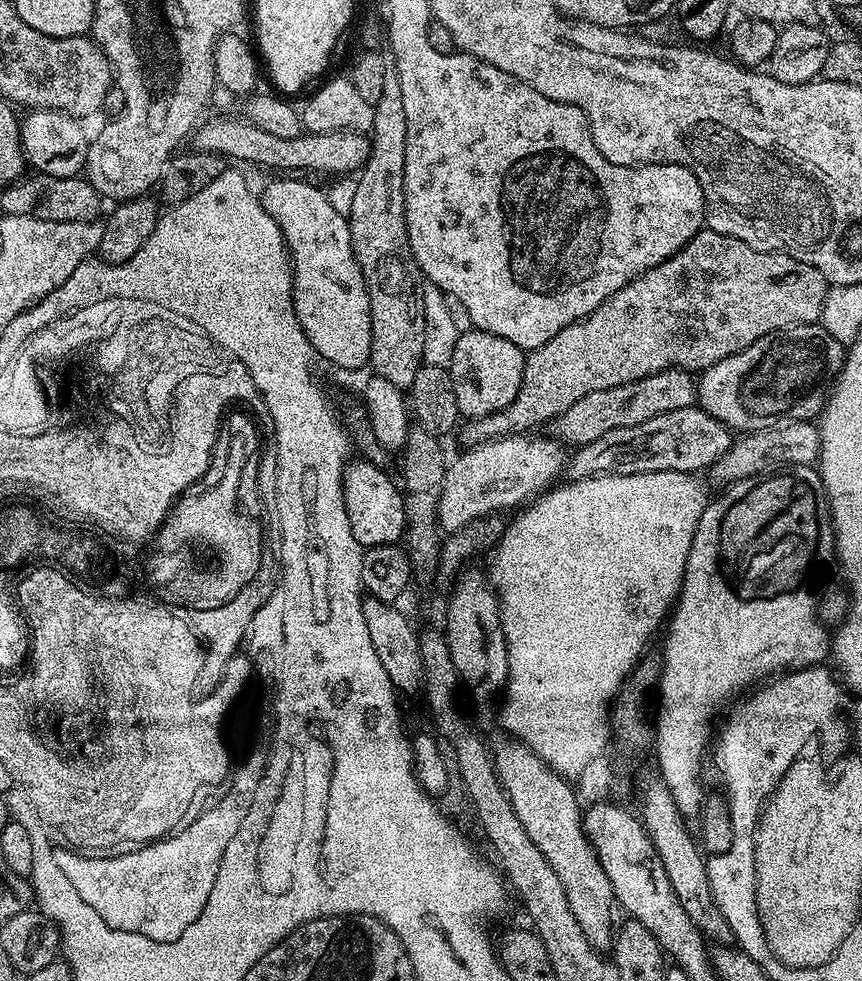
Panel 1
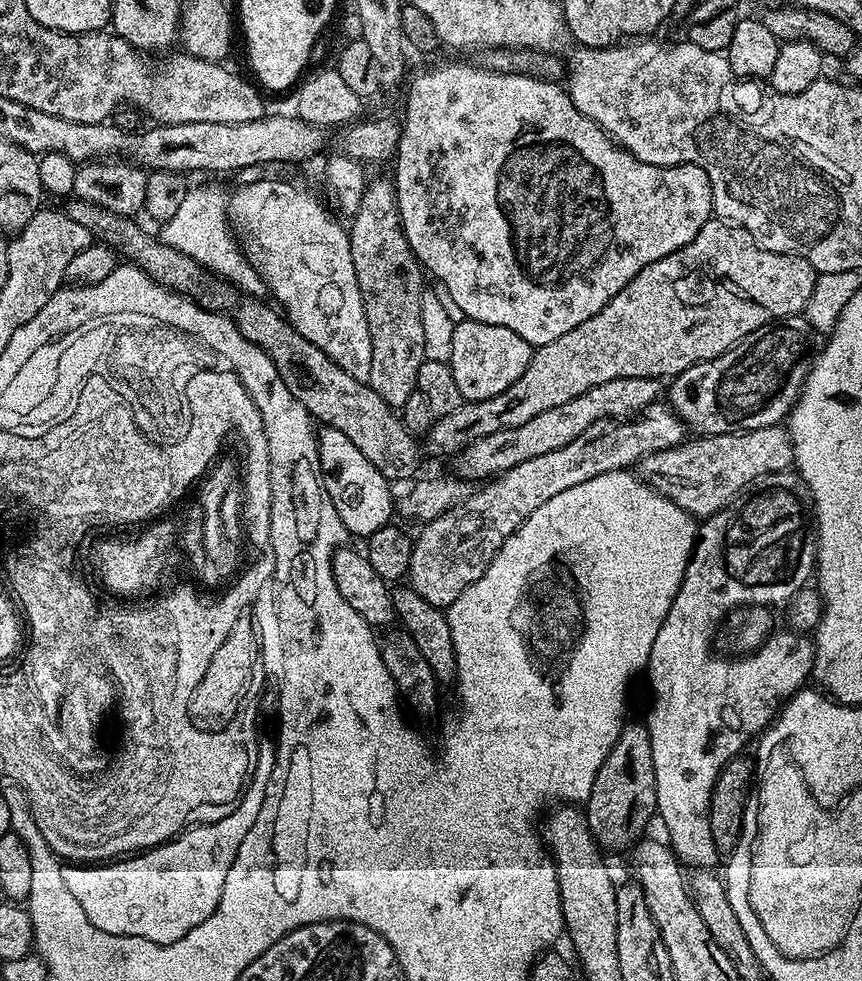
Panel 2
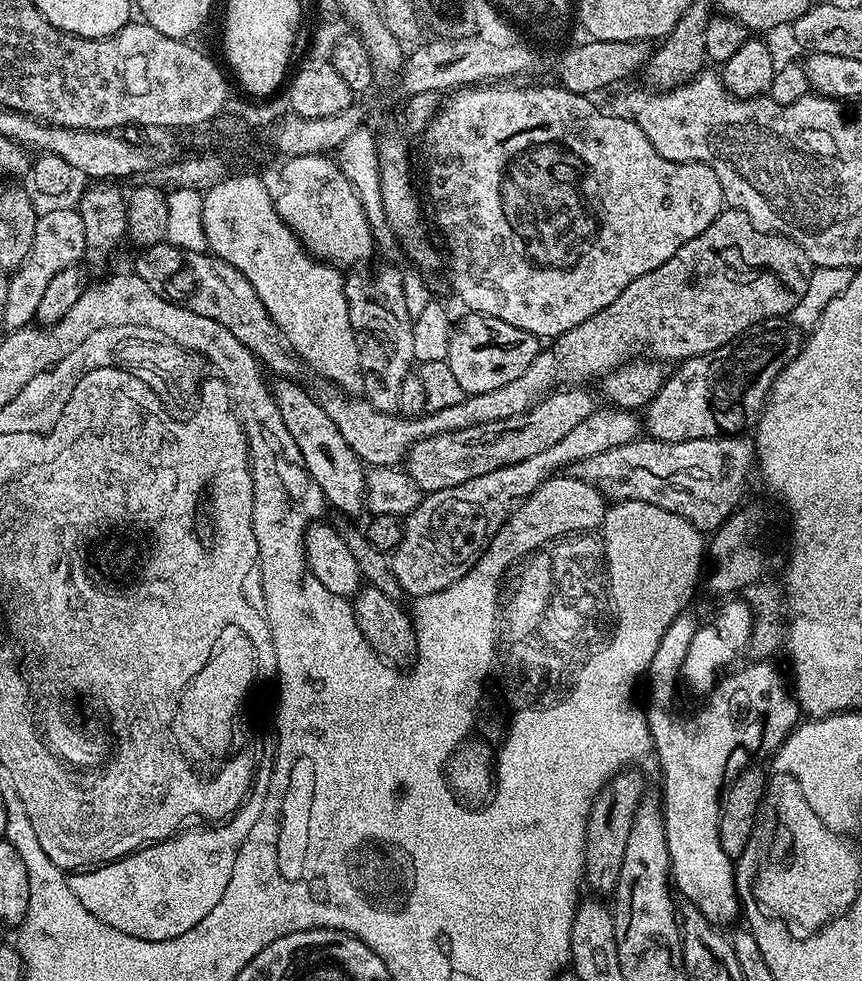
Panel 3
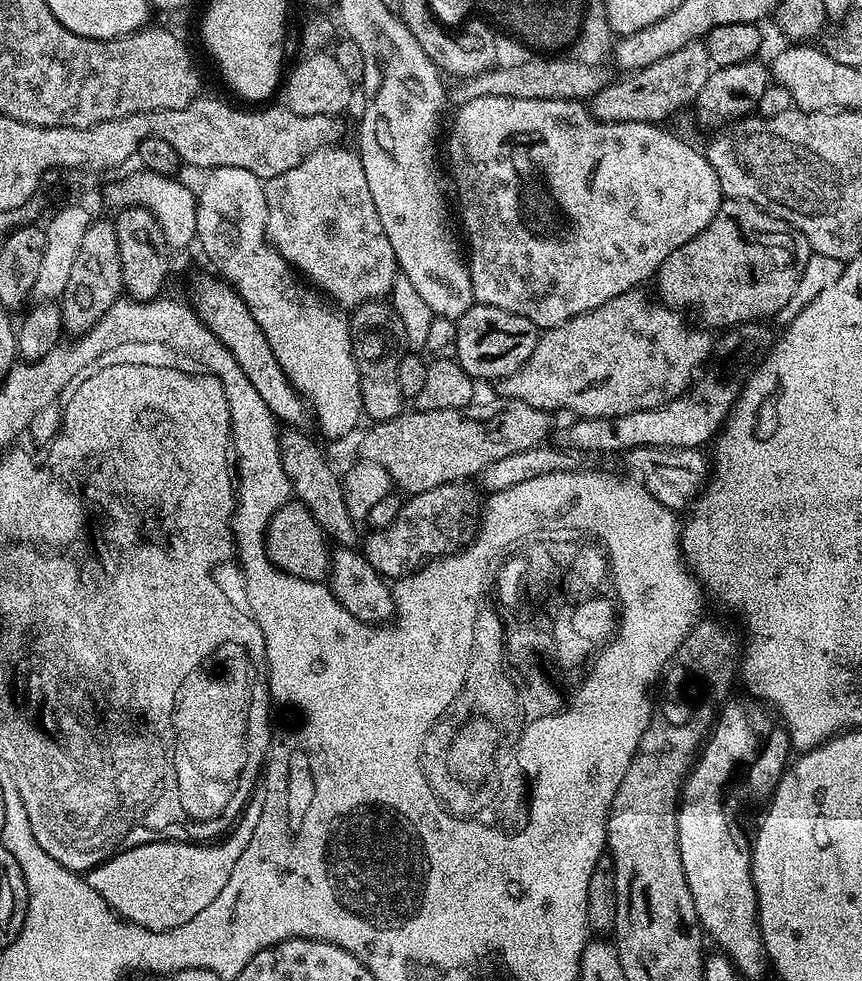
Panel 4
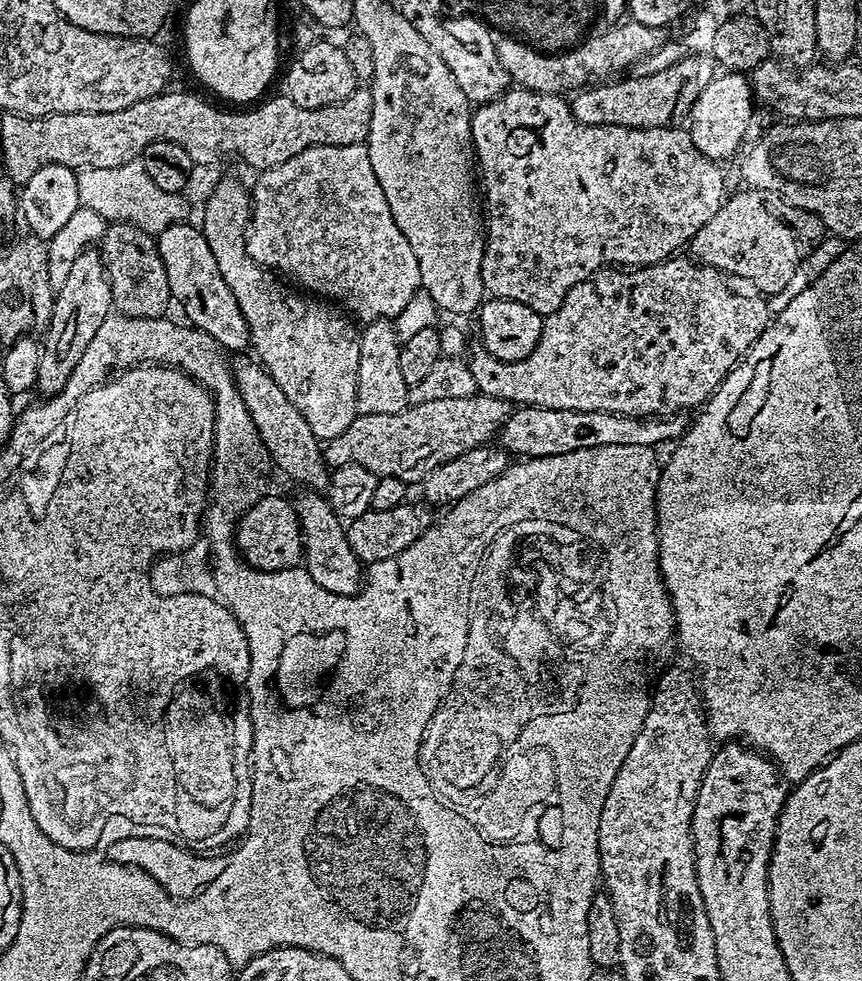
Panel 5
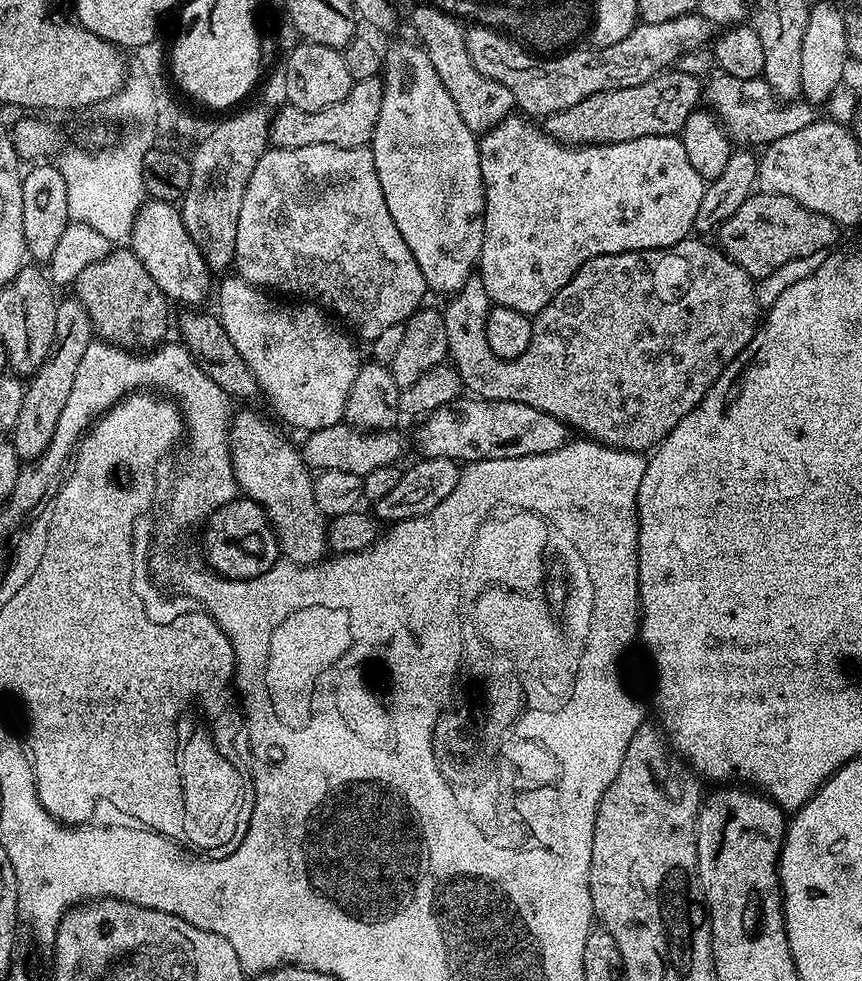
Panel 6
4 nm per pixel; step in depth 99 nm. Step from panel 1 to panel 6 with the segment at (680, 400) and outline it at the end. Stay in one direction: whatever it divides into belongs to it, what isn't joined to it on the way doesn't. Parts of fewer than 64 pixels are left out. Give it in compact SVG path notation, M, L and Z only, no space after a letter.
M341 422L307 433L303 437L302 455L309 469L320 472L346 470L362 478L370 474L370 470L378 470L378 466L396 464L399 461L399 456L404 452L404 440L398 433L396 430L361 430L353 428L347 422Z

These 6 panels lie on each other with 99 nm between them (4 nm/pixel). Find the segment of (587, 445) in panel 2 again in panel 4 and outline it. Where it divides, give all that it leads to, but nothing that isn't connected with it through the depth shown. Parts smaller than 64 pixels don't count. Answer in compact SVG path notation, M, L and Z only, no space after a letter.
M468 482L443 484L434 486L434 490L409 495L390 526L373 528L363 537L362 551L370 566L374 566L381 576L393 578L415 568L423 569L429 560L459 552L476 535L478 513L482 508L481 497L476 497L477 489L470 485Z

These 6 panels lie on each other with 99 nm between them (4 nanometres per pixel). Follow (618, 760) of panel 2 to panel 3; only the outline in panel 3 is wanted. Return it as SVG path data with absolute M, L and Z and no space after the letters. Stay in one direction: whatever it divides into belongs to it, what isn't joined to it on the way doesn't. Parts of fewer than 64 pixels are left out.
M633 770L619 772L609 780L605 788L594 798L586 822L586 846L584 847L584 878L589 893L608 898L615 893L618 878L622 874L622 858L626 858L626 842L630 839L630 826L634 826L636 811L645 799L644 780Z

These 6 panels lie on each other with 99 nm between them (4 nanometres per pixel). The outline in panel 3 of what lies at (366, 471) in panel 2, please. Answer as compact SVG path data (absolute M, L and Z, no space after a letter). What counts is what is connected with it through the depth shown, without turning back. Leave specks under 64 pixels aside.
M280 378L271 385L272 396L276 399L278 410L282 414L282 422L286 422L286 430L294 438L294 444L302 454L305 466L318 485L321 494L329 505L332 504L340 512L348 516L356 516L366 508L364 499L365 465L350 450L346 438L334 426L334 421L326 410L316 402L316 397L311 391L302 388L295 379Z

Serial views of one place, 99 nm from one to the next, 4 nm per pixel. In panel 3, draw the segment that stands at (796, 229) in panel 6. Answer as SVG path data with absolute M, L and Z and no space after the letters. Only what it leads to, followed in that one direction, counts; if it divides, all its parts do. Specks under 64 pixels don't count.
M725 207L724 211L718 214L718 218L714 218L714 222L710 222L710 226L706 226L706 230L702 230L702 234L698 234L698 238L690 238L690 242L686 242L686 246L682 246L682 250L678 250L678 254L674 254L674 258L666 258L666 262L662 262L662 266L658 266L658 270L650 270L650 274L642 274L642 278L634 278L634 282L630 282L630 286L626 286L626 290L622 290L622 294L618 294L618 298L614 298L614 302L610 302L610 306L606 306L606 310L598 310L598 314L594 314L594 318L586 318L586 322L582 322L574 330L566 330L566 334L555 337L549 343L552 345L549 348L547 345L547 347L541 350L534 358L534 362L530 362L530 366L526 366L526 370L522 370L522 374L518 374L518 378L514 378L514 382L506 382L506 386L498 386L498 390L486 390L486 394L474 394L473 396L465 395L464 401L458 406L446 406L446 410L428 412L419 418L401 418L399 415L391 412L383 412L373 406L369 400L363 399L356 394L342 392L335 384L327 382L320 382L320 385L314 388L314 395L316 402L322 406L322 410L326 410L326 414L330 414L330 418L334 421L334 426L338 426L338 431L342 434L342 438L346 438L350 450L354 450L354 454L361 462L374 468L391 468L399 465L405 459L408 449L413 444L418 443L419 440L425 440L427 436L437 436L443 432L460 430L466 426L496 422L502 418L512 418L522 414L534 407L539 400L543 400L545 396L549 395L550 389L553 386L576 386L583 383L586 378L594 376L597 376L597 378L603 377L611 372L612 369L620 368L621 365L628 363L629 360L641 357L643 354L657 362L669 362L668 360L683 362L692 356L710 354L722 346L731 344L747 328L752 328L755 324L762 323L763 320L775 320L787 317L794 310L794 306L798 306L802 294L806 294L806 282L808 281L809 274L812 273L813 267L813 264L806 258L806 254L793 240L787 240L785 236L778 236L770 232L758 230L754 226L754 222L750 222L750 218L744 212L740 212L736 208Z

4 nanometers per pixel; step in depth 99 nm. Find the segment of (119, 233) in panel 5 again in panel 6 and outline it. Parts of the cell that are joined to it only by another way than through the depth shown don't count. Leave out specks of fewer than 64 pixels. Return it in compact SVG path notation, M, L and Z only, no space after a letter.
M117 247L102 262L86 266L78 274L74 291L75 299L90 314L95 335L109 344L119 344L129 350L151 350L167 337L164 335L168 332L170 301L158 290L158 282L150 278L131 247Z

